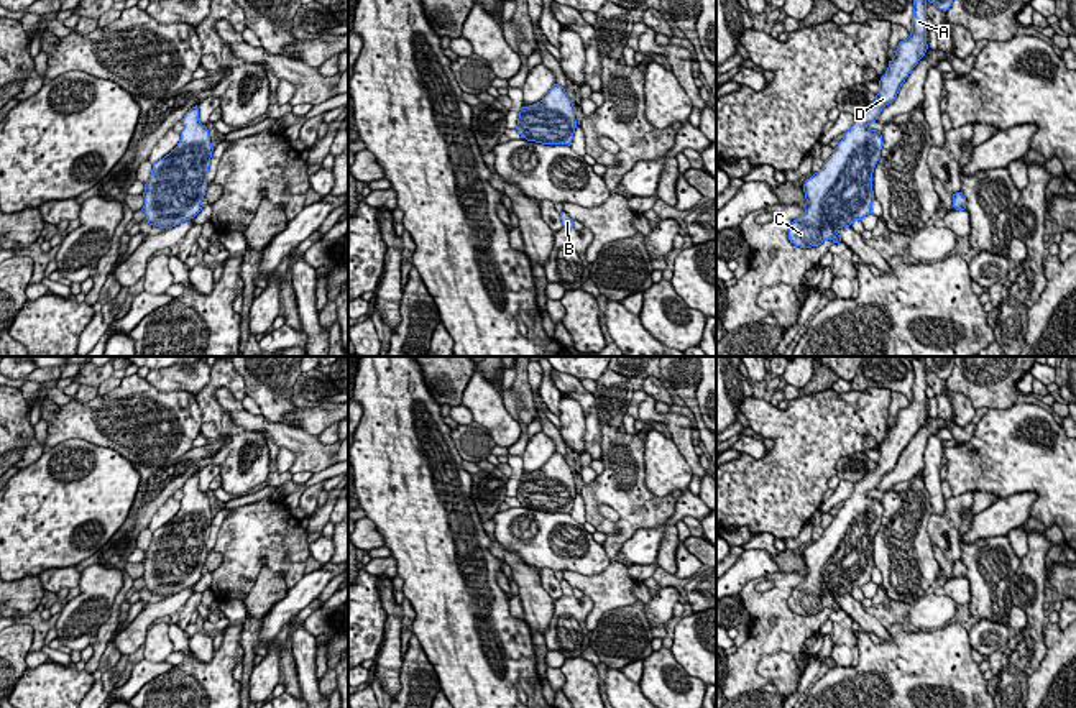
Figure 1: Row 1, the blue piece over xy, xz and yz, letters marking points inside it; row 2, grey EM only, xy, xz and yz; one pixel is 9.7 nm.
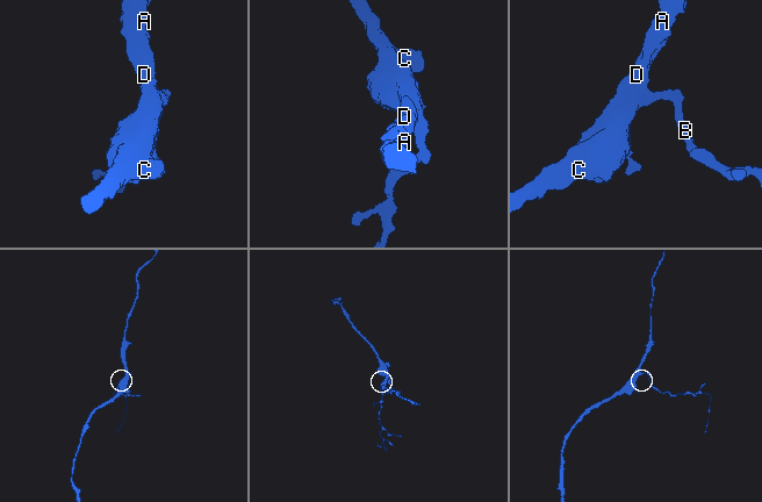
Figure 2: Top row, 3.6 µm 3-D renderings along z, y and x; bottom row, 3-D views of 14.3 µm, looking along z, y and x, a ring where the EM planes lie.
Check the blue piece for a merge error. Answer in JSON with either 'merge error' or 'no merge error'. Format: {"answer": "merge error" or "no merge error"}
{"answer": "no merge error"}

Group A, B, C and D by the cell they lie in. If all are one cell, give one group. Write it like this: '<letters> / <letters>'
A B C D

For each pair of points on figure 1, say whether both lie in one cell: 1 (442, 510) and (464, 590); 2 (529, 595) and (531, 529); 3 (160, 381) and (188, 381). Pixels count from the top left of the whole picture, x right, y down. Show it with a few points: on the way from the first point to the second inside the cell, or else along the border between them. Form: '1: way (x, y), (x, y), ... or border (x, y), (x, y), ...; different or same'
1: way (442, 529), (442, 556), (449, 570); same
2: border (500, 542), (539, 570); different
3: way (166, 375), (181, 375); same

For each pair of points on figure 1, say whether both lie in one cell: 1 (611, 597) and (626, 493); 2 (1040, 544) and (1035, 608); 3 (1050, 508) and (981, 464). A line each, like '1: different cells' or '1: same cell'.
1: same cell
2: same cell
3: same cell

